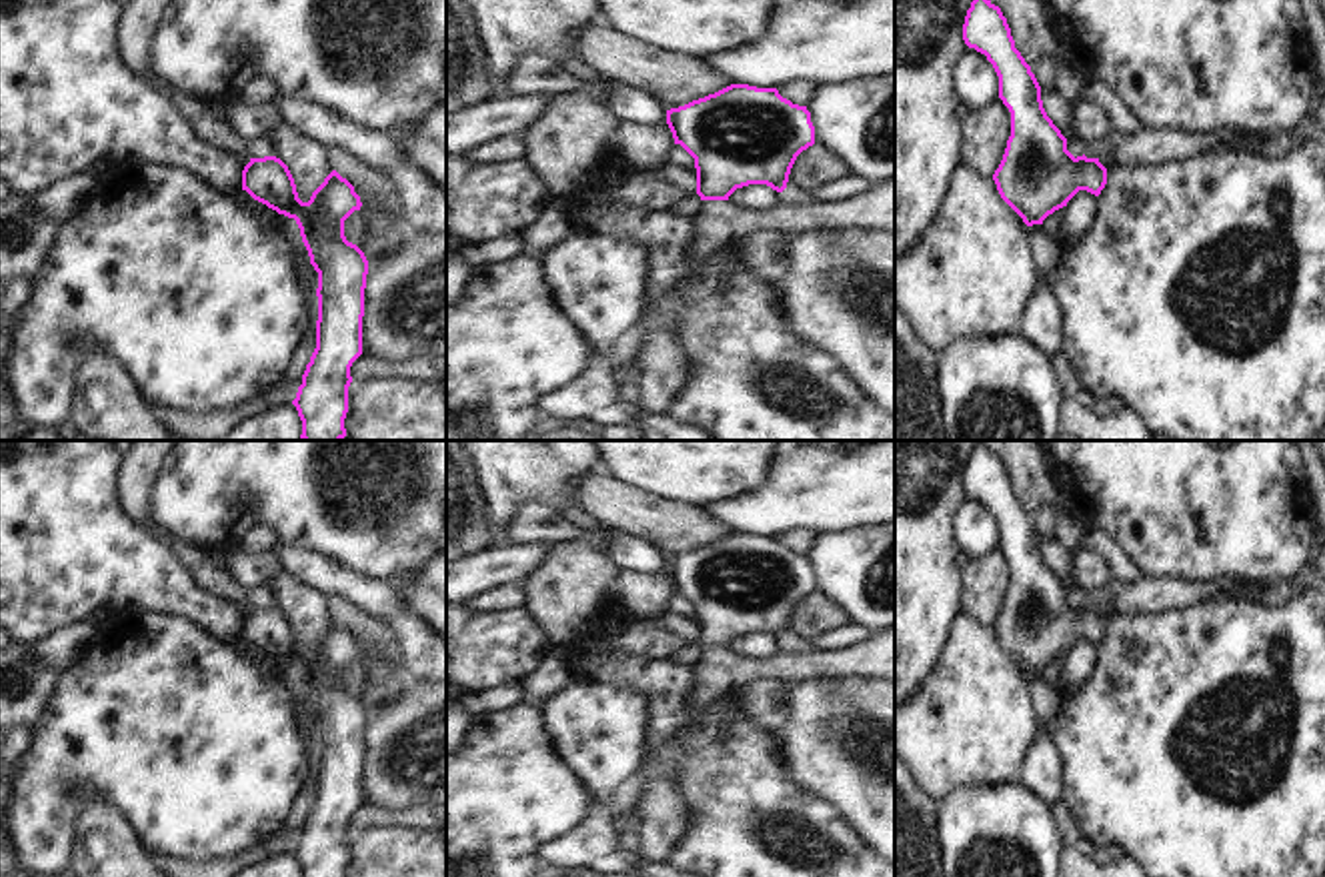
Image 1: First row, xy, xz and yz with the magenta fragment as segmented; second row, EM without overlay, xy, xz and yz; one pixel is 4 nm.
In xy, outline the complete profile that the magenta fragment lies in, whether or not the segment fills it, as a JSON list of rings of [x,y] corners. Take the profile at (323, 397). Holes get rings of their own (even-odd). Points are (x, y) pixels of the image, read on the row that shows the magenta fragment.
[[[276,156],[250,158],[242,170],[242,190],[296,220],[318,272],[316,348],[292,404],[302,420],[302,441],[342,441],[350,366],[362,354],[368,274],[364,252],[344,236],[344,220],[360,210],[360,196],[332,170],[302,202],[288,166]]]

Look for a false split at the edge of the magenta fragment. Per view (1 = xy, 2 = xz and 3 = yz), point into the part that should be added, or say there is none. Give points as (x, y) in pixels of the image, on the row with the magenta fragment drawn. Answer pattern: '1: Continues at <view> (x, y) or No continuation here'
1: No continuation here
2: No continuation here
3: No continuation here.

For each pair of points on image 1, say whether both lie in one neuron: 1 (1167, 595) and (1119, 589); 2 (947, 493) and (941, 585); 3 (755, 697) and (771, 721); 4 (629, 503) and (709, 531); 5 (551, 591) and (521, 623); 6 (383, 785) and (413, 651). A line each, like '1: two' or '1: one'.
1: one
2: one
3: one
4: one
5: two
6: two

